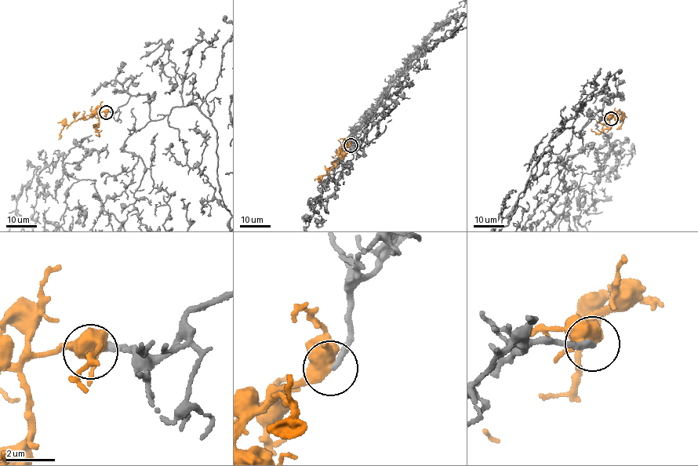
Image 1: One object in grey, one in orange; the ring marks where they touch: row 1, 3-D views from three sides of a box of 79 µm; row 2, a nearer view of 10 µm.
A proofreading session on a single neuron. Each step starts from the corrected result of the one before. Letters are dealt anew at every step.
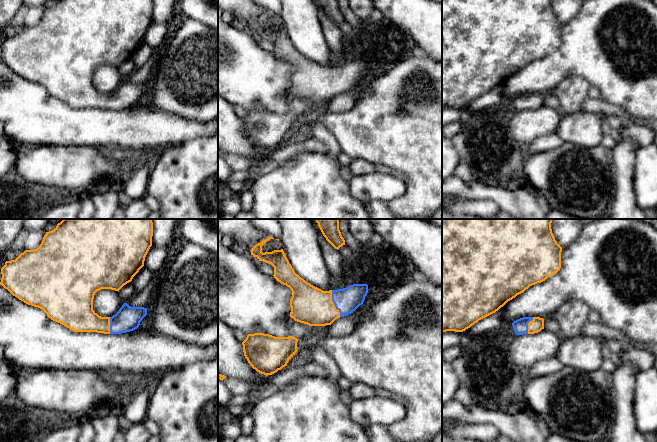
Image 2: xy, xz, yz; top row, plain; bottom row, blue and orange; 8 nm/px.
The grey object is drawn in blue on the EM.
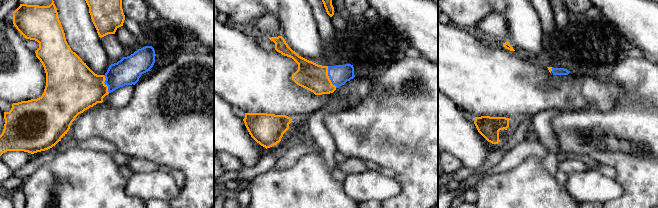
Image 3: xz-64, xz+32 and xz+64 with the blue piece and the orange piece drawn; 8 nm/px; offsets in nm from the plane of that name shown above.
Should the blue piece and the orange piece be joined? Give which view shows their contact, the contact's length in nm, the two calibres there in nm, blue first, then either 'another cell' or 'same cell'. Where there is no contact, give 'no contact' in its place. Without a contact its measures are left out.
xz | 220 nm | 200/300 nm | same cell

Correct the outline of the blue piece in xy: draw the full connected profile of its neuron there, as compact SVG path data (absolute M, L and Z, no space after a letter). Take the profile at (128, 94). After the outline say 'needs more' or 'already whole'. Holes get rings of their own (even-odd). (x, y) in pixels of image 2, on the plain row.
M57 0L52 7L46 8L40 22L34 26L25 26L15 36L6 37L1 44L1 58L5 65L7 65L13 72L23 77L28 81L42 85L47 92L74 108L97 108L104 110L121 110L133 107L140 101L142 95L147 91L147 84L131 83L124 79L119 87L112 93L101 93L93 86L93 75L97 67L101 65L111 65L118 67L127 59L131 58L133 53L144 42L145 33L152 22L153 0Z; needs more

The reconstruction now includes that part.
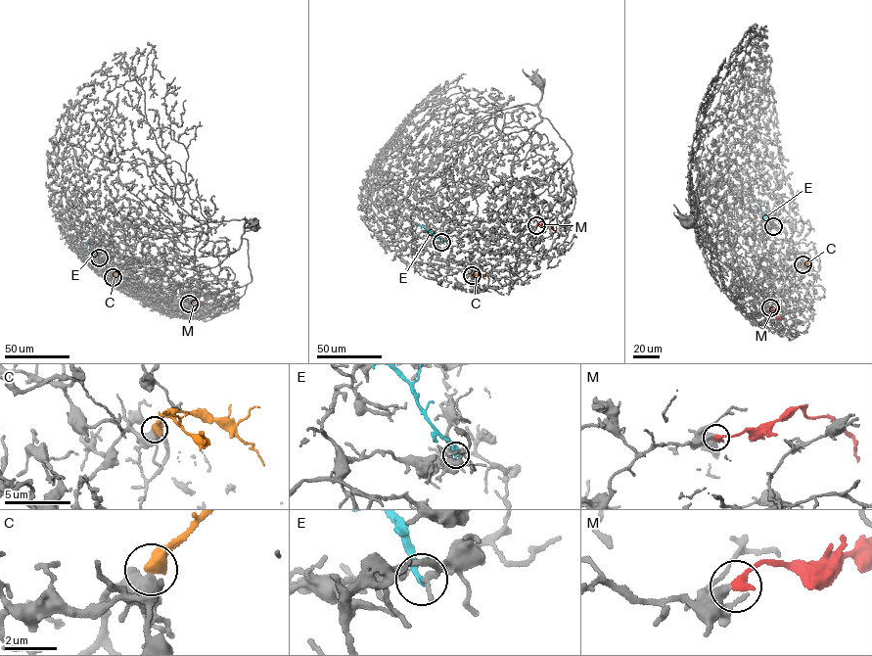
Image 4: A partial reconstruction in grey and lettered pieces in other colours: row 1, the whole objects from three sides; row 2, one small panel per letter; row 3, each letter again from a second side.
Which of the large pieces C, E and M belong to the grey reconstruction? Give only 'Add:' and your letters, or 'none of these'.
Add: M

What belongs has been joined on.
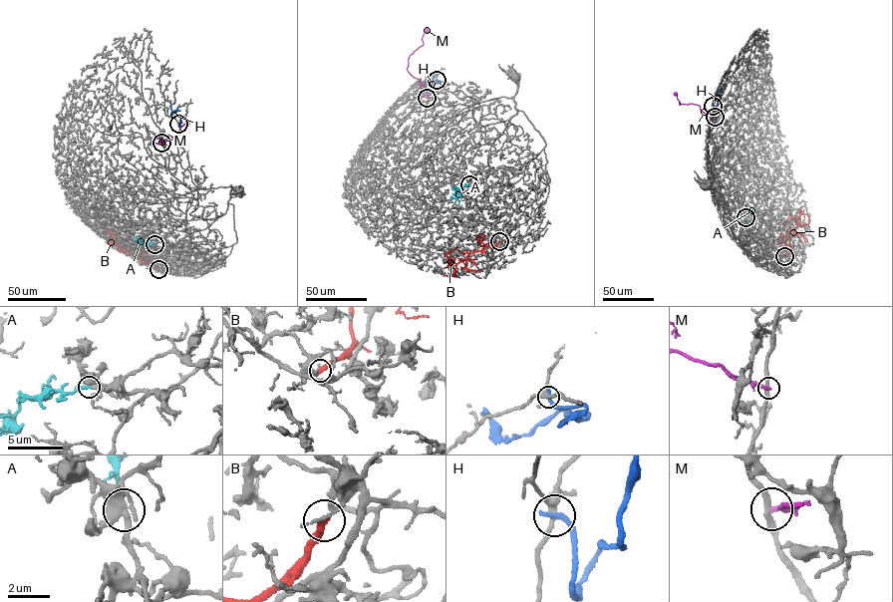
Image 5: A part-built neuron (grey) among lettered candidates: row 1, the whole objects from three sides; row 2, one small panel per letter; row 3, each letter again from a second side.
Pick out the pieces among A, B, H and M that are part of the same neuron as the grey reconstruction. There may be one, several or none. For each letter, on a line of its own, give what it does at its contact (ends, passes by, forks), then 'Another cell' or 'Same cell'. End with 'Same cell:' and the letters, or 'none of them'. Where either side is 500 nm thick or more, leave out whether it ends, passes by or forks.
A: It ends there. Same cell
B: It ends there. Another cell
H: It ends there. Another cell
M: It ends there. Another cell
Same cell: A

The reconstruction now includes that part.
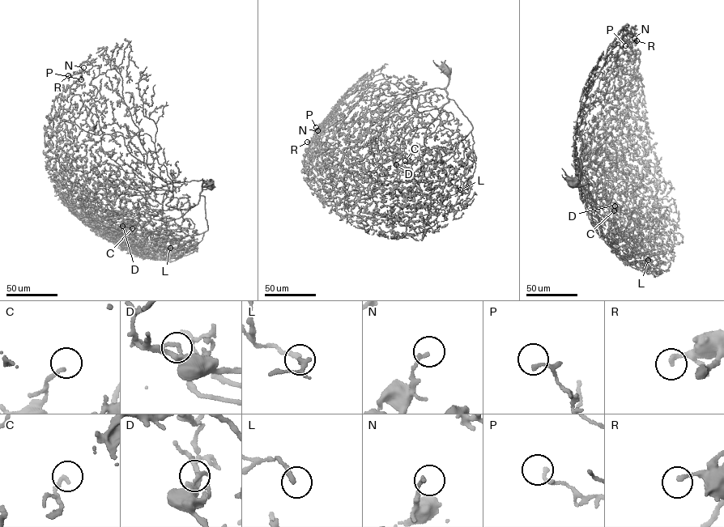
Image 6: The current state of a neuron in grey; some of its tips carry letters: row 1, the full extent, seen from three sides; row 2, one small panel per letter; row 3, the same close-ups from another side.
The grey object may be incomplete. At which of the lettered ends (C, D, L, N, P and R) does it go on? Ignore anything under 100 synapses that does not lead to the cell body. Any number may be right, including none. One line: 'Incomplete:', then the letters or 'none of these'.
Incomplete: none of these

